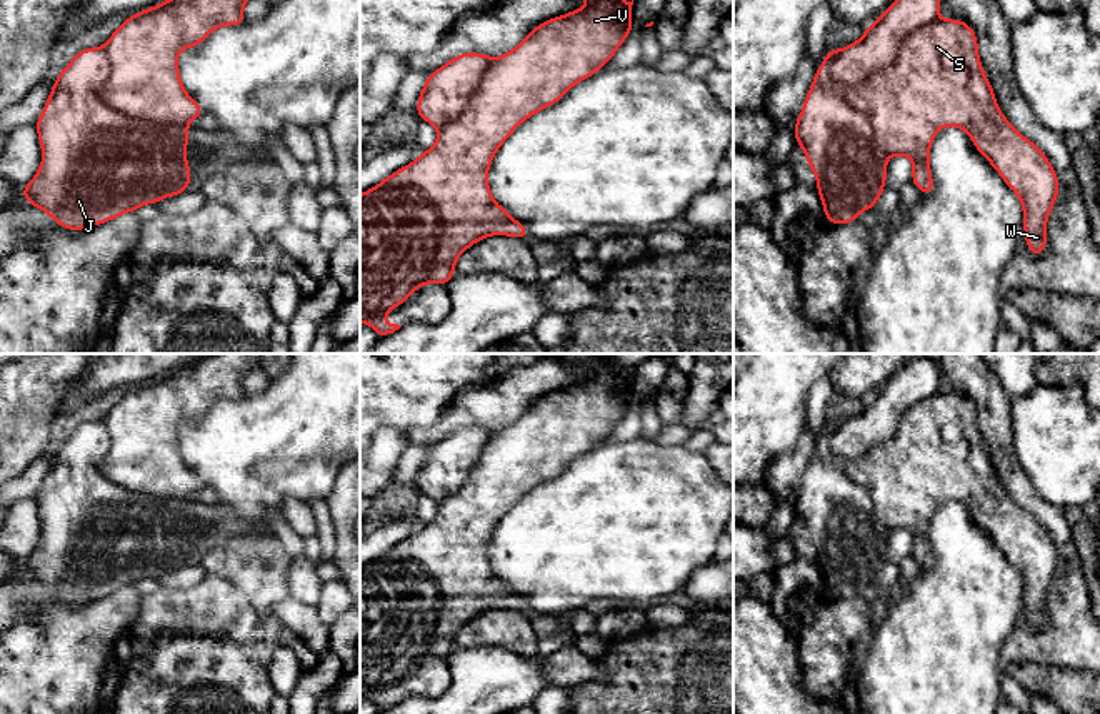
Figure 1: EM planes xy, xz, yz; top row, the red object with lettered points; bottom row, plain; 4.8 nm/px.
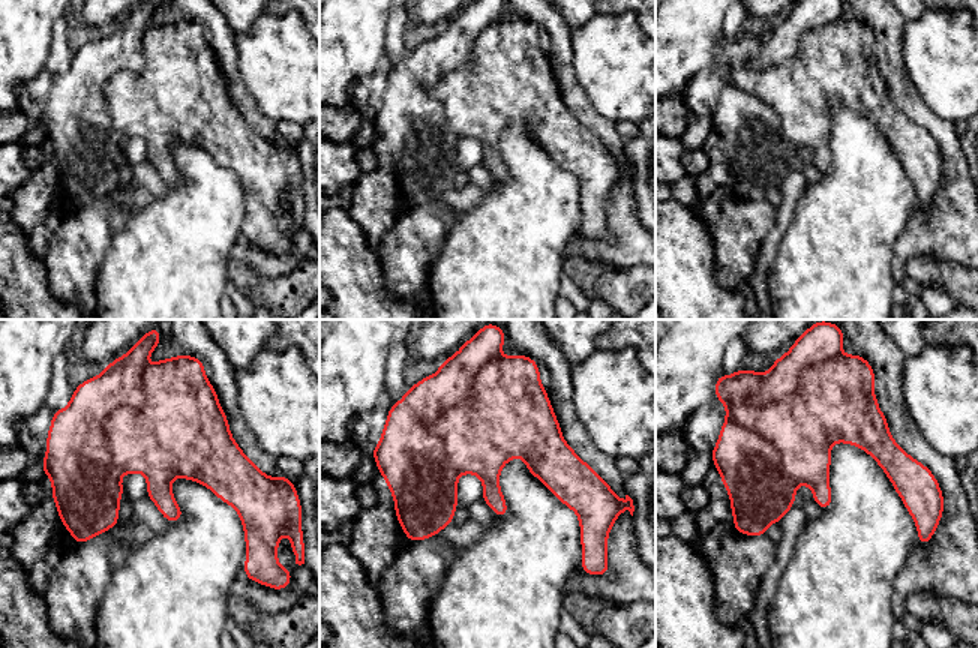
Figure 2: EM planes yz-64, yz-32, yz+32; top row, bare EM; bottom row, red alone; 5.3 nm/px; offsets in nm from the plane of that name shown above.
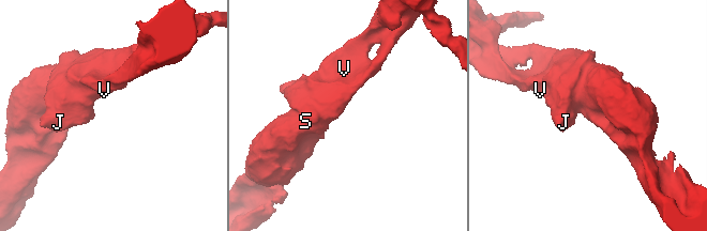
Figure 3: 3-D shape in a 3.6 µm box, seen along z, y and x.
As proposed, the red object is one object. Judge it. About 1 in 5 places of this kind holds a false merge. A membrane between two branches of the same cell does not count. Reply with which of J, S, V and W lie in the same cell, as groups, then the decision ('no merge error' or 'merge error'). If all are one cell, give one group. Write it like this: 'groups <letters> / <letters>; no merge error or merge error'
groups J / S V W; merge error

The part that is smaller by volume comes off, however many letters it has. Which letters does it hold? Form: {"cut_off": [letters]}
{"cut_off": ["J"]}

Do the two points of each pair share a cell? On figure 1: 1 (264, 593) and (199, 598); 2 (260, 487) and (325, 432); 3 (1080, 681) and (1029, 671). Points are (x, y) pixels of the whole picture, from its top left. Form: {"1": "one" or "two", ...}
{"1": "two", "2": "one", "3": "one"}

